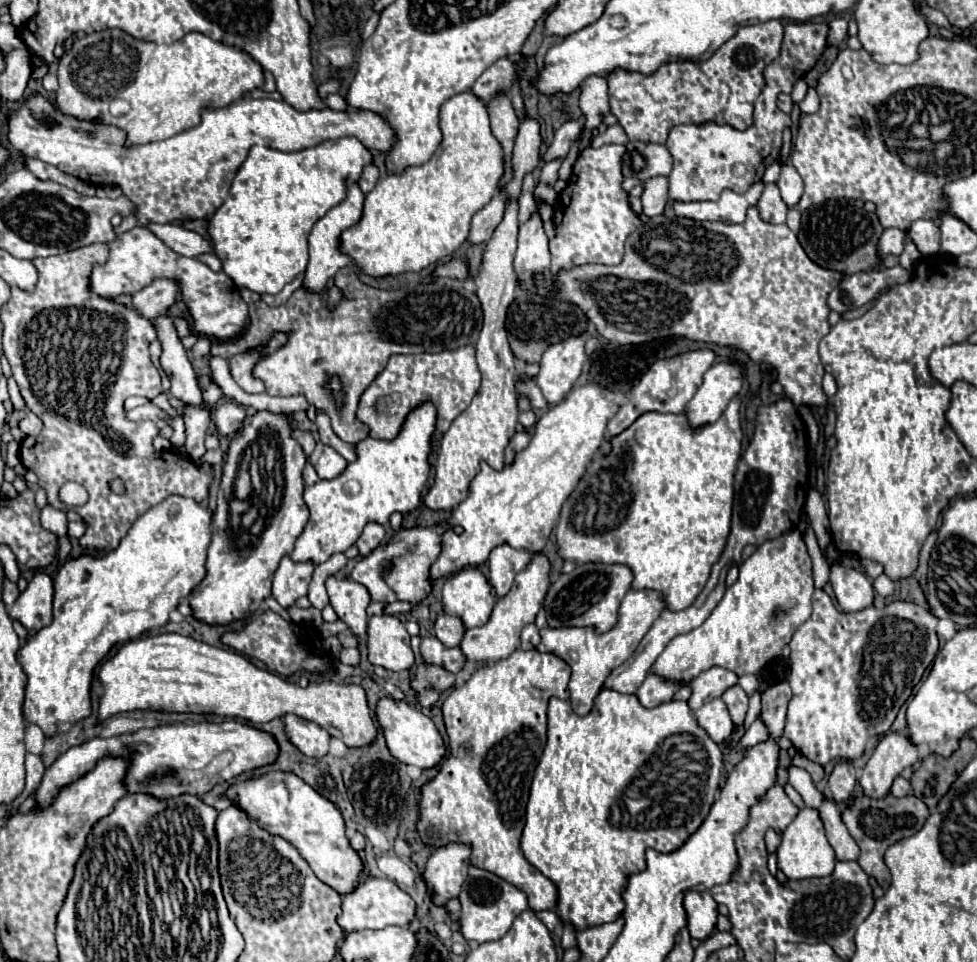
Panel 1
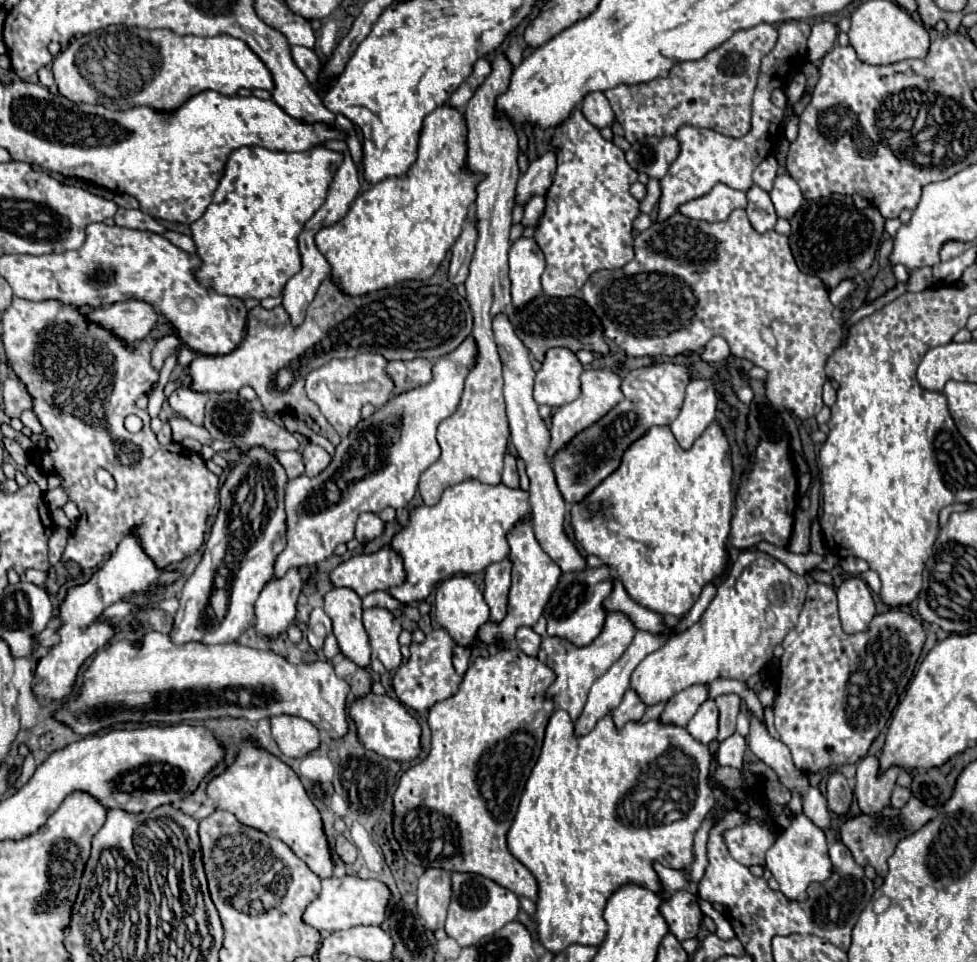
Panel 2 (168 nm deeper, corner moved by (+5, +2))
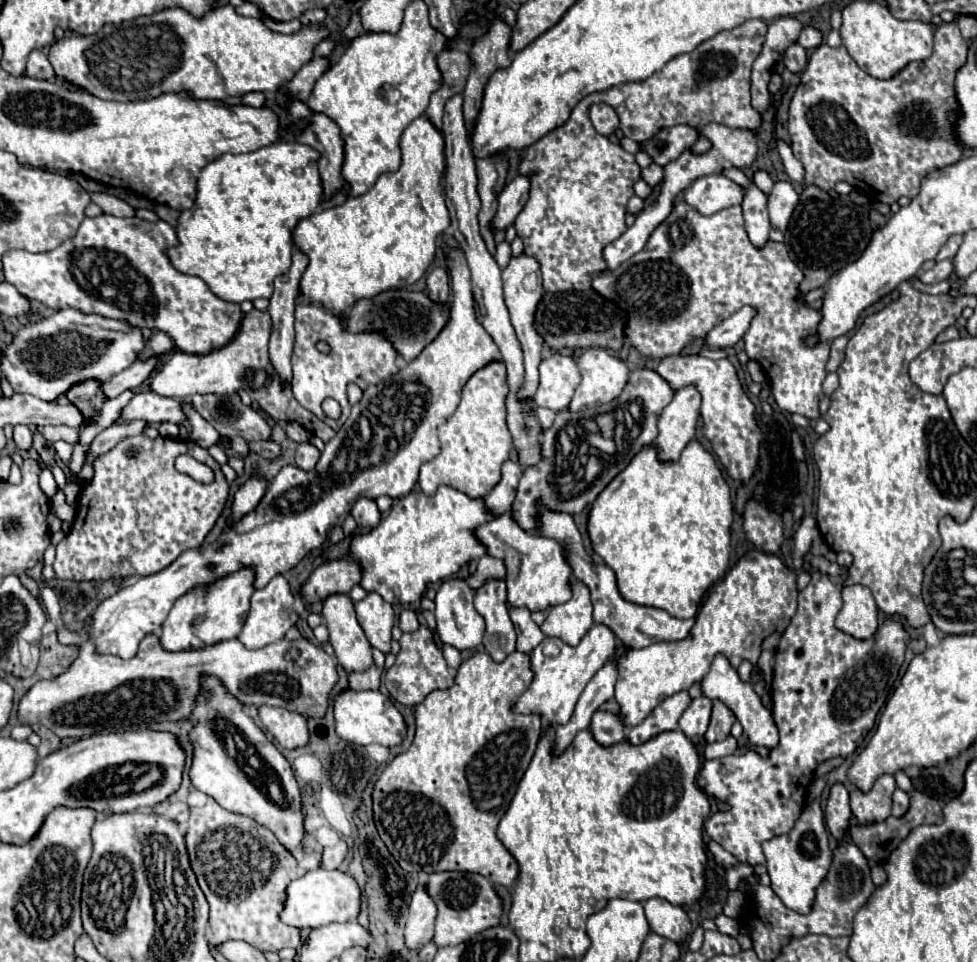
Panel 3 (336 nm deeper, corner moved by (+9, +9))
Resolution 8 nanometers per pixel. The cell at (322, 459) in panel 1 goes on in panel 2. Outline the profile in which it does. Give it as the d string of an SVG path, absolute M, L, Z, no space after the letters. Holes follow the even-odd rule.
M307 444L307 448L303 450L303 462L305 462L305 474L313 478L331 464L331 456L321 446Z

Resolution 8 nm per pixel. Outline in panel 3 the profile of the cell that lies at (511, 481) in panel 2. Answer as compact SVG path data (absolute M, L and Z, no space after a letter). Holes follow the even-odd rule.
M505 461L503 463L503 477L501 481L495 485L495 489L483 499L485 511L491 513L493 517L499 517L501 513L507 513L511 509L513 497L515 497L515 489L521 477L521 465L513 463L513 461Z

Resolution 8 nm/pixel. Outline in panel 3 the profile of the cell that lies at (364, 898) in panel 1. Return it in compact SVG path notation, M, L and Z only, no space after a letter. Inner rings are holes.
M319 867L307 871L303 877L289 883L289 889L285 889L285 905L281 909L281 921L297 929L315 929L321 925L329 925L331 921L335 923L355 921L359 909L361 909L361 889L351 879L351 875Z

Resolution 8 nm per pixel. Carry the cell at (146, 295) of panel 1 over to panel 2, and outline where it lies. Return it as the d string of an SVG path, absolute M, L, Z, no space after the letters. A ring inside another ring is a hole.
M127 300L93 310L87 314L87 318L99 322L107 330L113 330L125 342L135 344L151 332L151 328L157 324L159 312L155 308L149 308L145 300Z

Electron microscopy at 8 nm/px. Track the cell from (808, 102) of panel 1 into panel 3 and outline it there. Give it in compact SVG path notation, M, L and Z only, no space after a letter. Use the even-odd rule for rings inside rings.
M779 141L779 143L777 143L777 149L779 149L779 155L781 155L781 159L783 159L783 165L785 165L785 171L787 171L789 179L803 185L803 181L805 181L805 171L803 171L801 161L797 161L797 159L793 157L791 147L789 147L785 141Z

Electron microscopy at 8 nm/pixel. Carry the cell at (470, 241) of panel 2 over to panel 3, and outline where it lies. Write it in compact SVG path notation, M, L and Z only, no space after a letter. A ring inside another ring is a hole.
M445 269L431 271L427 275L425 291L429 293L429 299L437 303L447 303L449 301L449 273Z

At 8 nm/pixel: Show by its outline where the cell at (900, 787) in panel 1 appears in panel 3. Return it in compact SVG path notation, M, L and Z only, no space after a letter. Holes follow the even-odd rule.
M901 789L893 793L893 817L903 817L909 809L909 795Z

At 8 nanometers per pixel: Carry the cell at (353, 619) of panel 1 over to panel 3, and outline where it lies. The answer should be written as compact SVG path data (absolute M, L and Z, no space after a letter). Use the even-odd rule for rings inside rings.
M331 595L323 601L323 619L327 621L327 629L329 629L329 643L335 649L335 657L339 661L339 665L347 671L365 671L373 665L373 657L371 657L371 645L363 633L363 629L357 623L355 617L355 609L353 609L353 601L347 595Z

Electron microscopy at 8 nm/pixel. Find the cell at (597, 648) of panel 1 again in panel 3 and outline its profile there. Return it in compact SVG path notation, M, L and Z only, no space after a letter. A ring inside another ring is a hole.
M593 625L577 647L565 645L561 639L545 637L533 649L533 653L529 653L533 681L529 689L515 701L513 711L525 713L525 715L535 713L543 721L549 721L553 725L565 725L573 715L573 709L581 691L591 681L595 671L599 671L613 657L615 647L617 647L617 639L613 631L605 625Z

